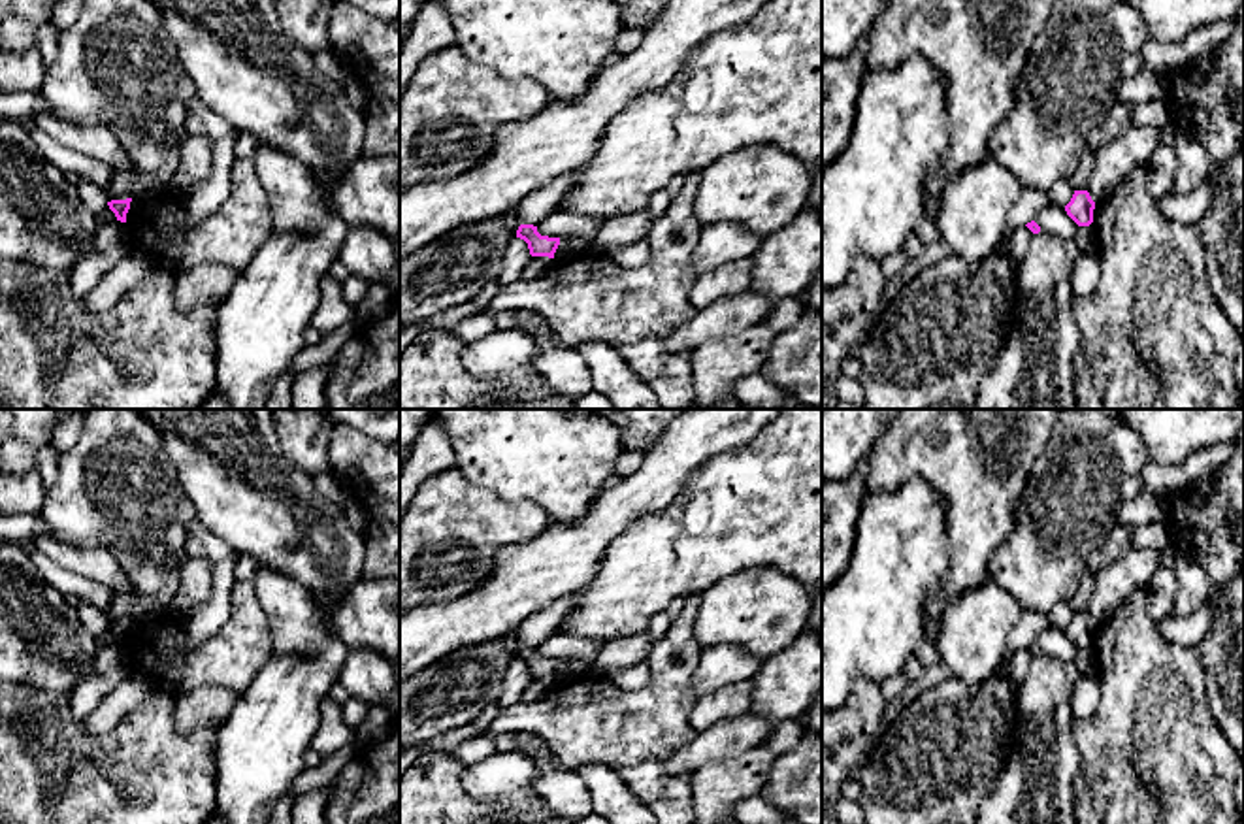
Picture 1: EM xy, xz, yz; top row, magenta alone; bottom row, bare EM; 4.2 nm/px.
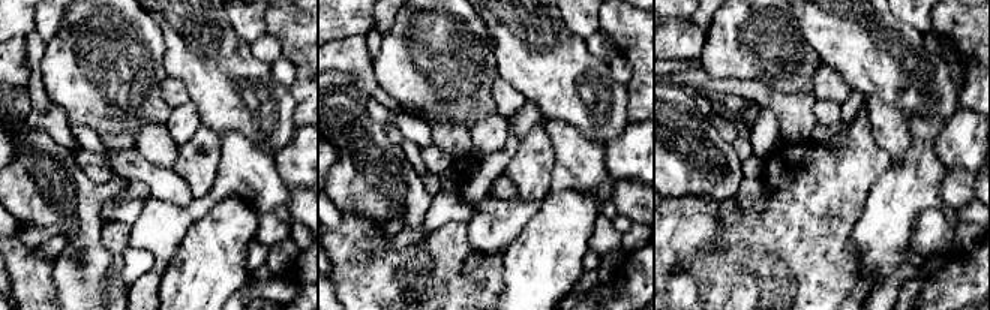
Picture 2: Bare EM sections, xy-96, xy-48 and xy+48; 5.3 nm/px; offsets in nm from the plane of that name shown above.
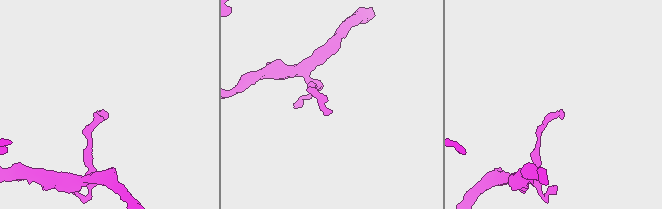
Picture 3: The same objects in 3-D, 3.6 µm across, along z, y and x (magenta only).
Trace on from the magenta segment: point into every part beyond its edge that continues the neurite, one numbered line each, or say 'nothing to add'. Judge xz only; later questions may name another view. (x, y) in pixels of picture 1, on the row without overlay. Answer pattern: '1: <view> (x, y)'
nothing to add

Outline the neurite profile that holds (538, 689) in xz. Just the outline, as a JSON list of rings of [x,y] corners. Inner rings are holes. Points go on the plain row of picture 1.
[[[530,677],[530,683],[522,694],[522,700],[524,701],[541,701],[547,698],[547,694],[550,692],[552,688],[552,681],[548,679],[532,679]]]

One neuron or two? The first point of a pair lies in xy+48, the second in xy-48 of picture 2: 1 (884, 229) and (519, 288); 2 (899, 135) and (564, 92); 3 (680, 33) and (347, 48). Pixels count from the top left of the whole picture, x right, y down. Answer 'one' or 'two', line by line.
1: one
2: two
3: one

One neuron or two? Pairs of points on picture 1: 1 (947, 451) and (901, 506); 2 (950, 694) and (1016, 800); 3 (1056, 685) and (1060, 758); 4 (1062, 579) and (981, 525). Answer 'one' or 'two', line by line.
1: two
2: two
3: one
4: two

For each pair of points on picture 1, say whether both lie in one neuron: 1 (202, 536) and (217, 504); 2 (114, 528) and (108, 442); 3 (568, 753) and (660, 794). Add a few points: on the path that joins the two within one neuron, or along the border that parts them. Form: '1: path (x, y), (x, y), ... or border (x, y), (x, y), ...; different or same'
1: border (198, 519), (232, 551); different
2: path (114, 508), (114, 462); same
3: path (590, 751), (617, 751), (638, 772); same

